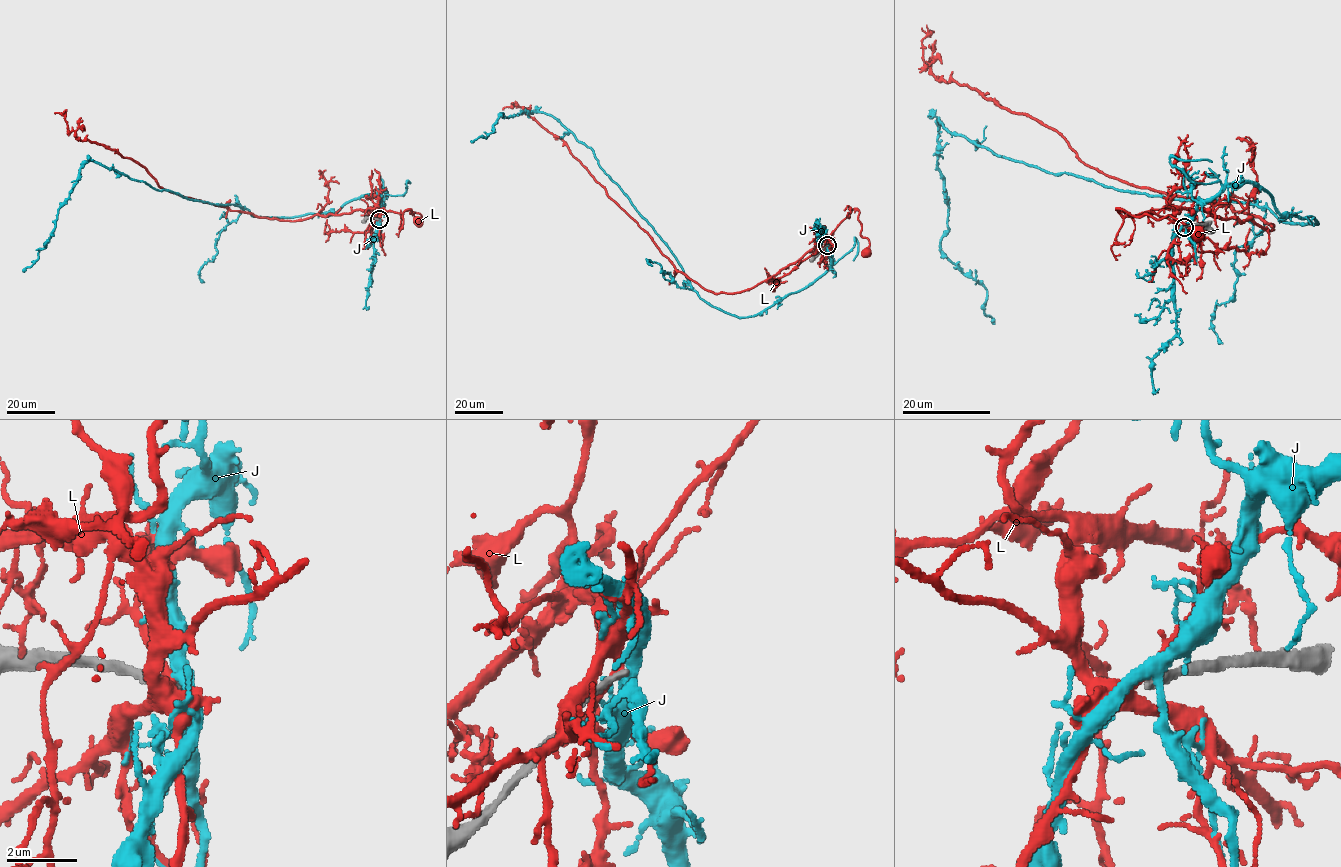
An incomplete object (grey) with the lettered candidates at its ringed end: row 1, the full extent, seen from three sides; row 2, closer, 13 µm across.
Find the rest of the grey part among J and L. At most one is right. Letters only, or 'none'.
none

